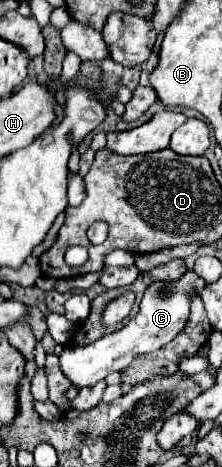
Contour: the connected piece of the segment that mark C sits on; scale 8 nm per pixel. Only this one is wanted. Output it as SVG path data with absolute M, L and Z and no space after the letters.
M186 272L176 282L168 282L168 284L154 282L154 284L150 284L144 292L138 314L122 330L106 334L88 346L64 346L62 348L62 352L58 356L62 374L76 388L94 386L96 382L104 380L108 374L120 372L122 368L126 368L134 360L134 356L162 348L178 332L182 332L182 328L188 320L188 314L190 314L190 300L194 294L202 292L202 286L206 286L206 282L200 276L196 276L194 272Z

